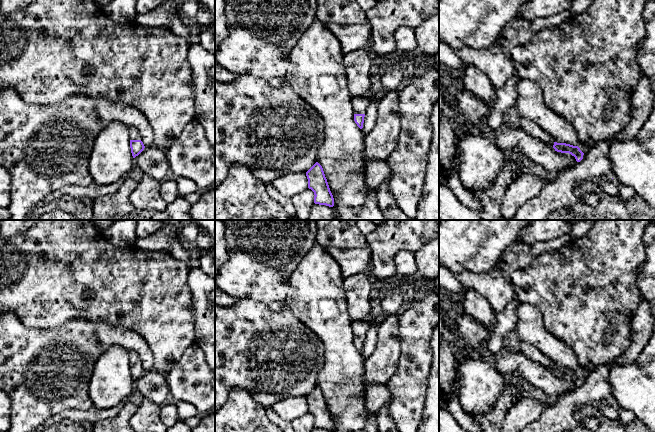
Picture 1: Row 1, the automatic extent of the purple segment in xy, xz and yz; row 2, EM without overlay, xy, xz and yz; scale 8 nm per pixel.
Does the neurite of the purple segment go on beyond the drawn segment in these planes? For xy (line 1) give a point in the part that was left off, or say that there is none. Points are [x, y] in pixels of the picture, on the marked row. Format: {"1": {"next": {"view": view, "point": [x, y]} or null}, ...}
{"1": {"next": {"view": "xy", "point": [134, 134]}}}

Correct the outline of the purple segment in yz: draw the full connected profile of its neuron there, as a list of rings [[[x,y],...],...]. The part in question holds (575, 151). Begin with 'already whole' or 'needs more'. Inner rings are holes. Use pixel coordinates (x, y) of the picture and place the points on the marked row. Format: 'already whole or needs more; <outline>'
needs more; [[[519,117],[519,127],[526,134],[532,136],[533,138],[539,139],[546,144],[549,144],[555,149],[555,151],[571,154],[575,157],[577,162],[580,162],[583,159],[584,153],[580,150],[578,146],[554,142],[552,136],[546,131],[539,128],[533,121],[528,120],[524,117]]]

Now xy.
needs more; [[[129,127],[130,130],[130,148],[133,158],[138,156],[145,148],[141,141],[141,136],[135,127]]]

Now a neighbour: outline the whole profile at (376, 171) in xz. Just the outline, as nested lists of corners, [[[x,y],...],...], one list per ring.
[[[372,159],[365,166],[365,180],[369,189],[377,190],[390,175],[386,161]]]

